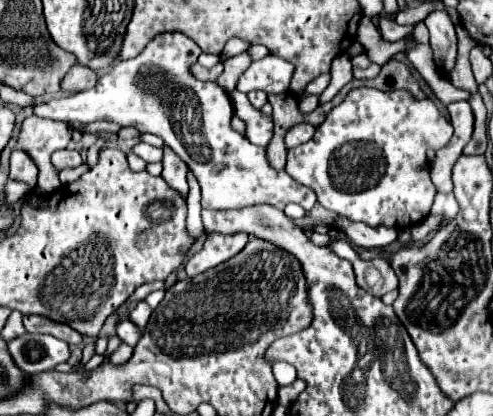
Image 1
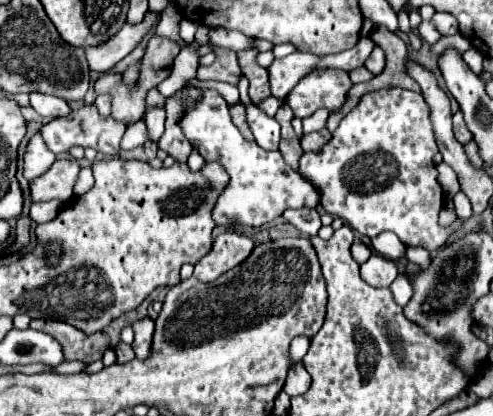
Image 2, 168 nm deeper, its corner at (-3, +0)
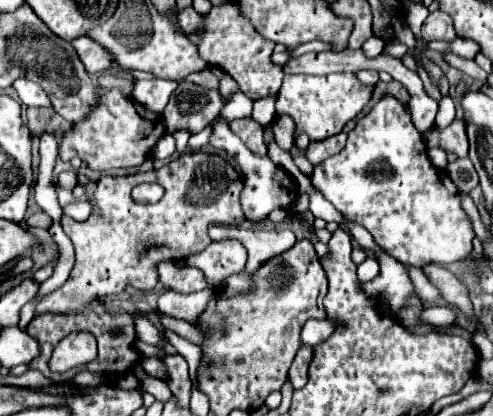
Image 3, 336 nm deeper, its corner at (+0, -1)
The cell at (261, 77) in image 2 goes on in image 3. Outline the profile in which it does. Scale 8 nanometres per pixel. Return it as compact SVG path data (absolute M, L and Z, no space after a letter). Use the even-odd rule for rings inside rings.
M227 1L219 7L213 7L207 15L201 15L193 7L189 7L189 9L183 9L177 19L179 19L179 27L185 35L195 35L201 29L199 55L209 65L213 65L213 67L219 65L227 75L231 75L249 99L277 95L285 73L283 73L281 65L273 65L273 61L271 61L275 43L265 39L261 33L257 33L257 29L251 25L251 21L239 11L239 5L235 1Z

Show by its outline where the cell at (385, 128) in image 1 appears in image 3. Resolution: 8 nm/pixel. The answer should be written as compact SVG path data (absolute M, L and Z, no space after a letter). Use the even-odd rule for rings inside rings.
M383 97L369 115L357 121L349 133L345 149L337 157L329 157L323 165L317 165L311 183L331 201L347 219L369 229L377 245L397 257L405 265L423 267L427 263L455 263L465 259L473 249L473 227L467 213L461 207L461 193L449 179L447 171L437 169L429 157L421 133L411 121L411 113L405 105Z

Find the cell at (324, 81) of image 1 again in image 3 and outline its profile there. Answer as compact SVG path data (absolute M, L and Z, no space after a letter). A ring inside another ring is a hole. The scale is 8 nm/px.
M329 73L323 77L315 75L287 75L277 93L277 115L289 115L295 121L293 137L305 133L309 141L323 141L343 131L345 123L361 113L371 101L373 85L363 85L355 73Z

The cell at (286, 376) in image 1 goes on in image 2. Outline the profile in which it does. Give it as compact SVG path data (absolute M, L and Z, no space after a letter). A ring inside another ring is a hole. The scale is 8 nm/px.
M300 336L294 338L292 344L290 344L290 366L294 366L298 360L302 360L306 350L308 350L308 338L306 336L304 338L300 338Z

